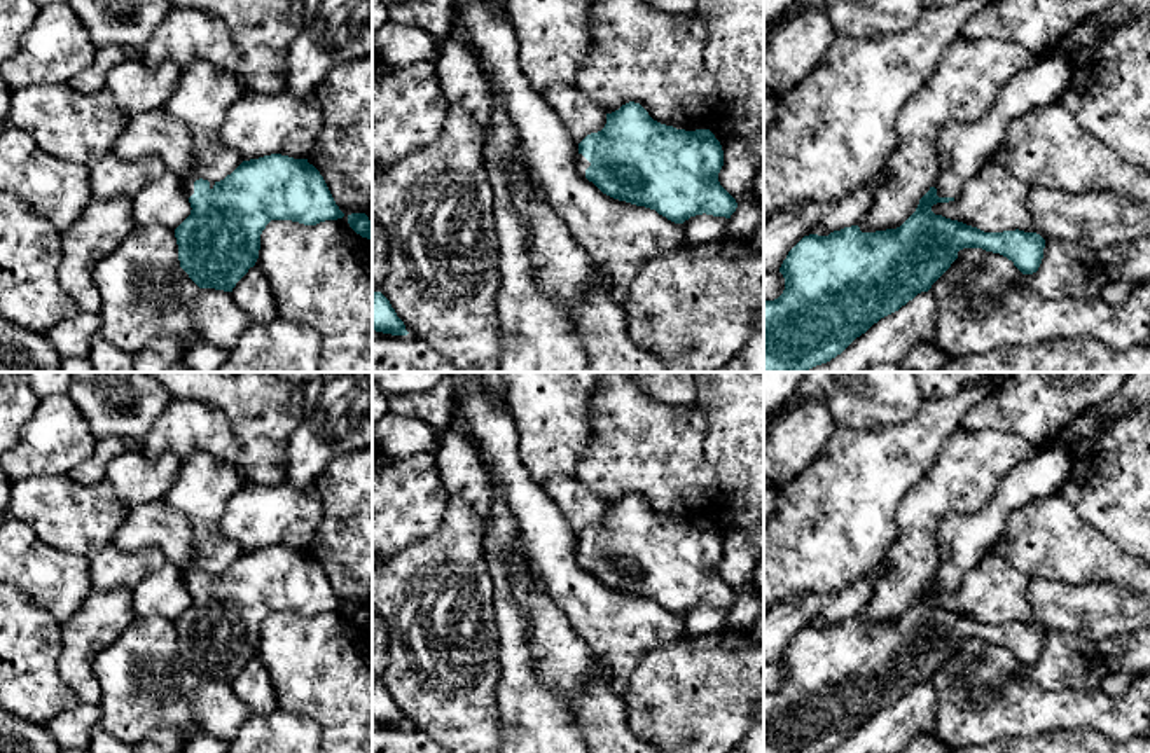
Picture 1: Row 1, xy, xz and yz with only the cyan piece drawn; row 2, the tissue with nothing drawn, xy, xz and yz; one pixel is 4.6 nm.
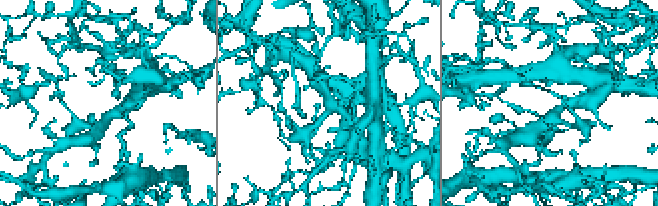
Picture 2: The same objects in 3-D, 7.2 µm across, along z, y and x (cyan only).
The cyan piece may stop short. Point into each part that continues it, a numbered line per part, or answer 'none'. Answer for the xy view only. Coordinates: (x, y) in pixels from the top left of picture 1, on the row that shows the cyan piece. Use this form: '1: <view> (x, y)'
1: xy (156, 131)

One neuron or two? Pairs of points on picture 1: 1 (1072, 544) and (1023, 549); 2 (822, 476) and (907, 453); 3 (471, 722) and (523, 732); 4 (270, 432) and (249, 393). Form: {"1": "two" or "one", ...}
{"1": "one", "2": "one", "3": "two", "4": "one"}

